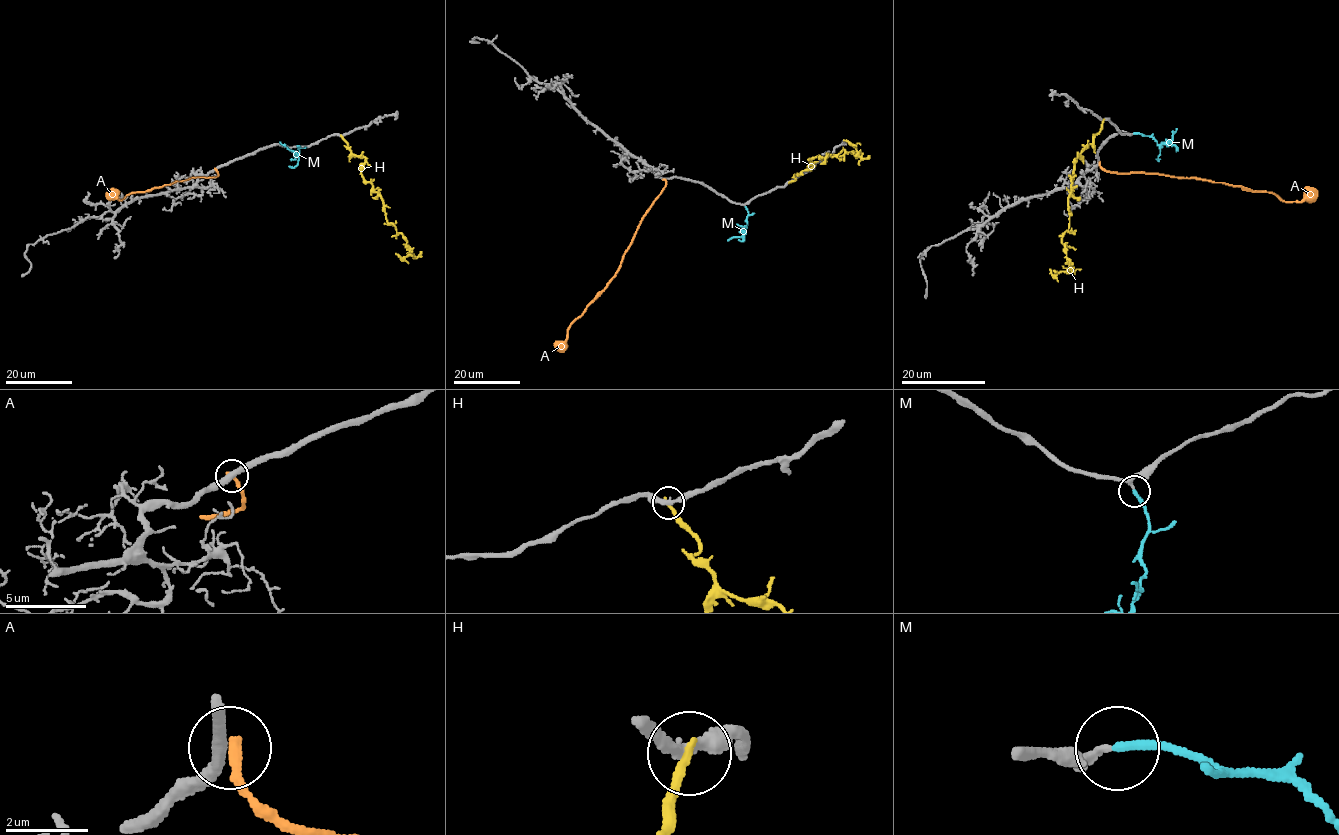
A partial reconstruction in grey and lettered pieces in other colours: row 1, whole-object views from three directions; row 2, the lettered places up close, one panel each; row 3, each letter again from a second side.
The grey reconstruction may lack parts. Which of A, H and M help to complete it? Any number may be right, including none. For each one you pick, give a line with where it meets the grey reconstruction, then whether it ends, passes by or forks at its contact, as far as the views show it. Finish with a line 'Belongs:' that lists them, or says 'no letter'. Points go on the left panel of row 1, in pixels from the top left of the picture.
M: contact (297, 146); it ends
Belongs: M

